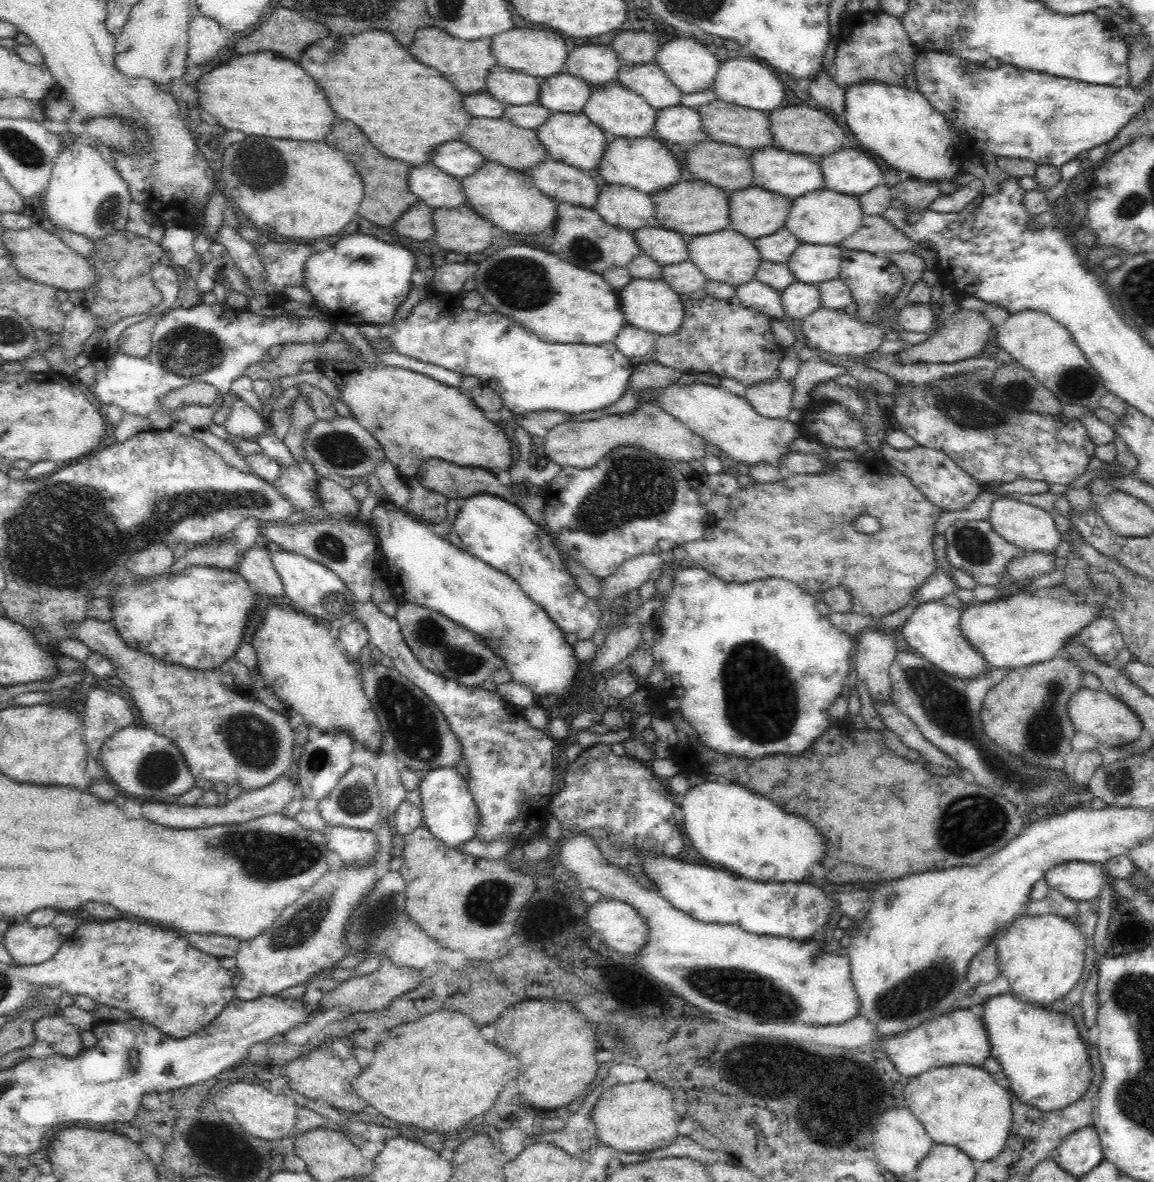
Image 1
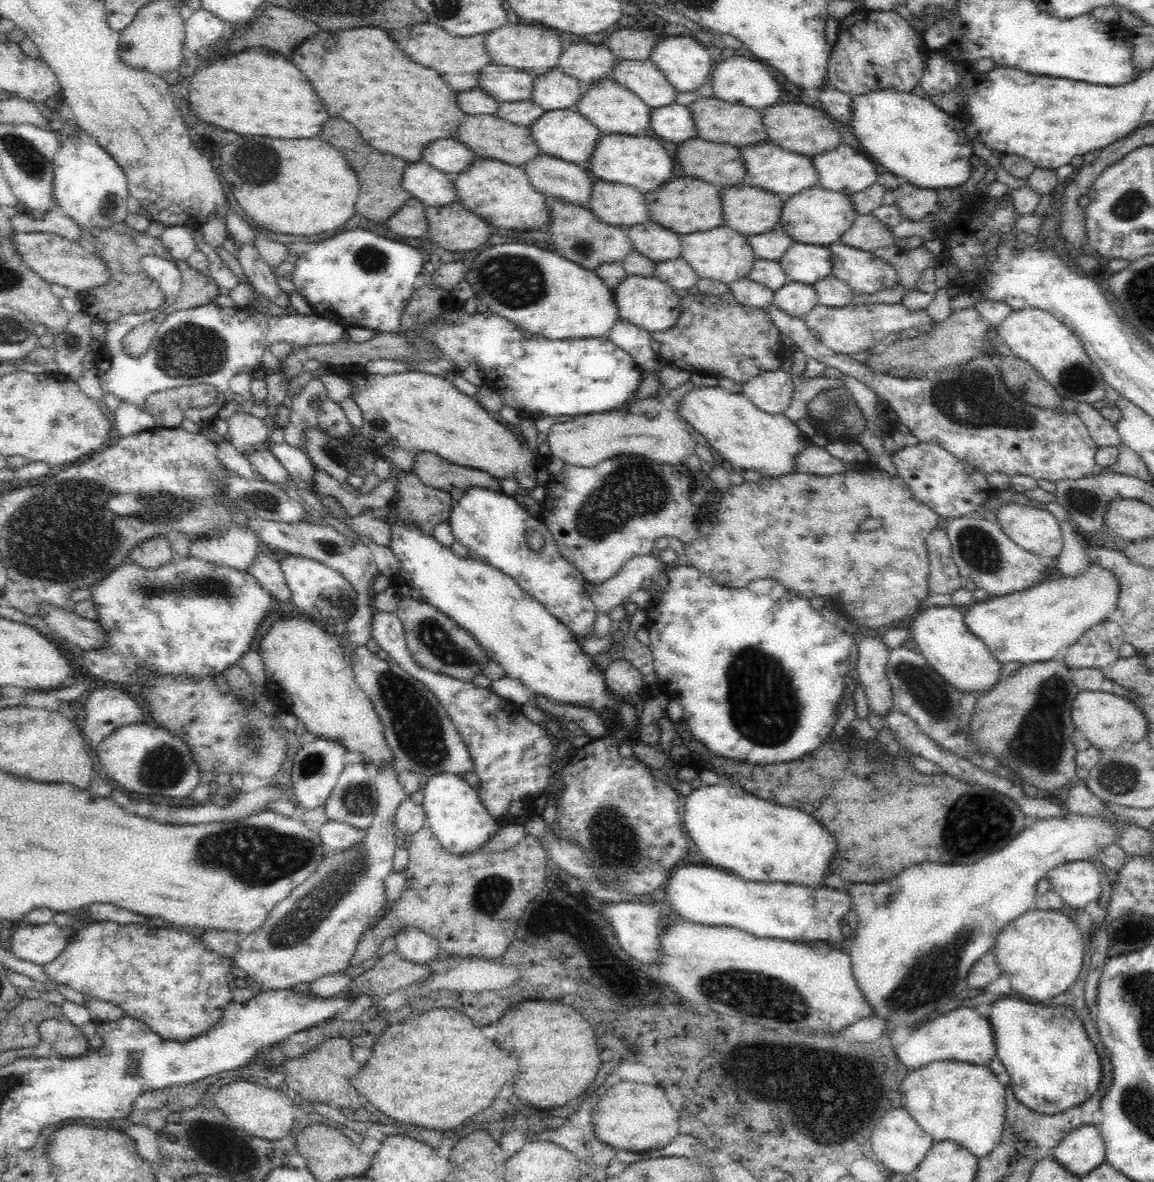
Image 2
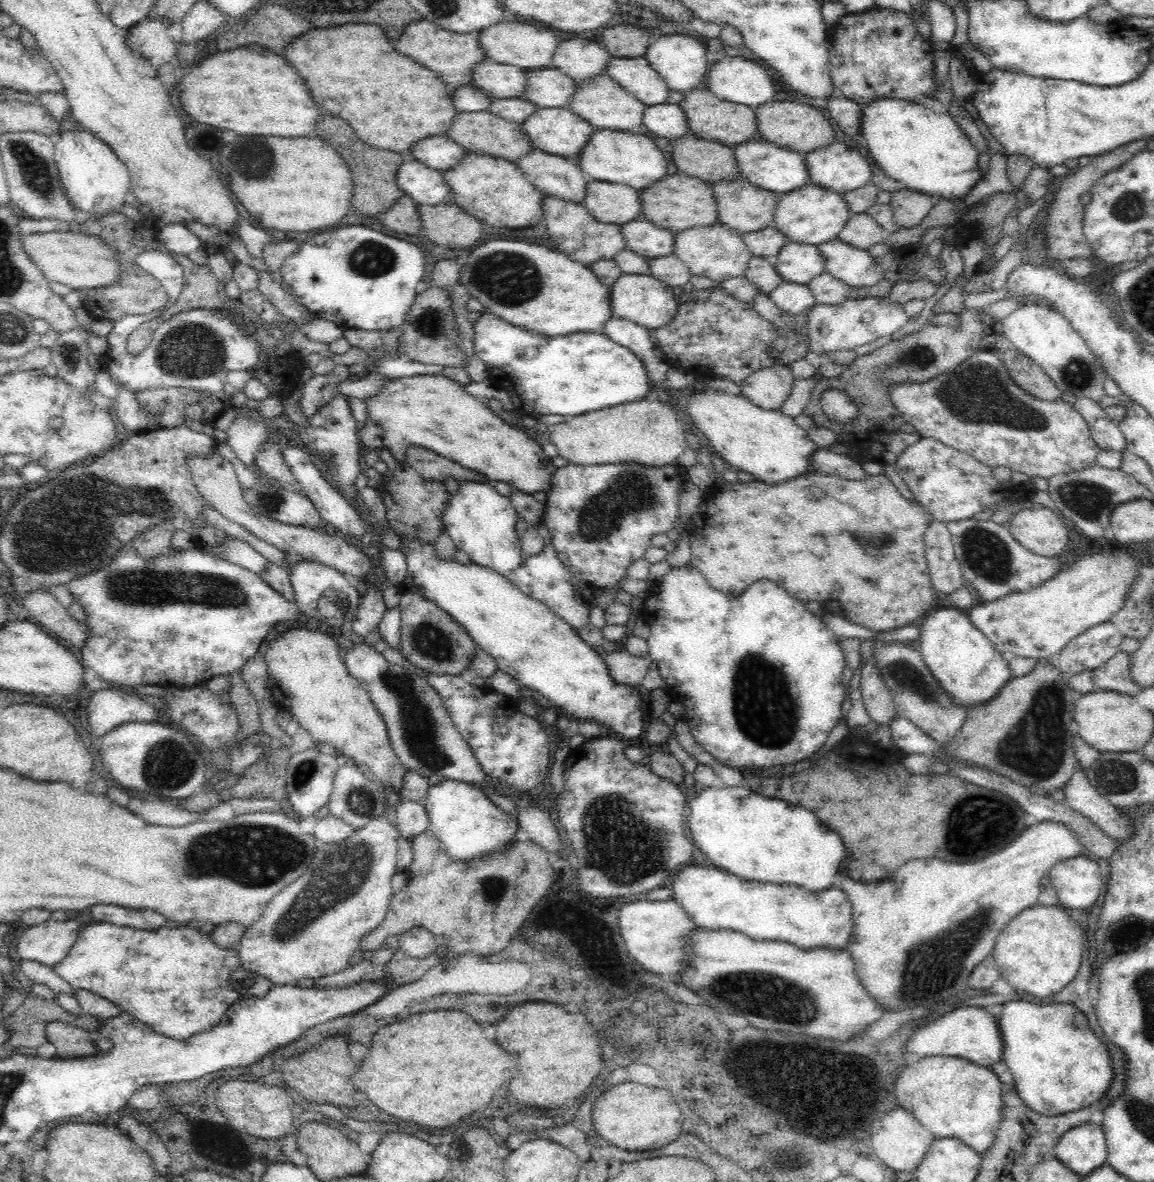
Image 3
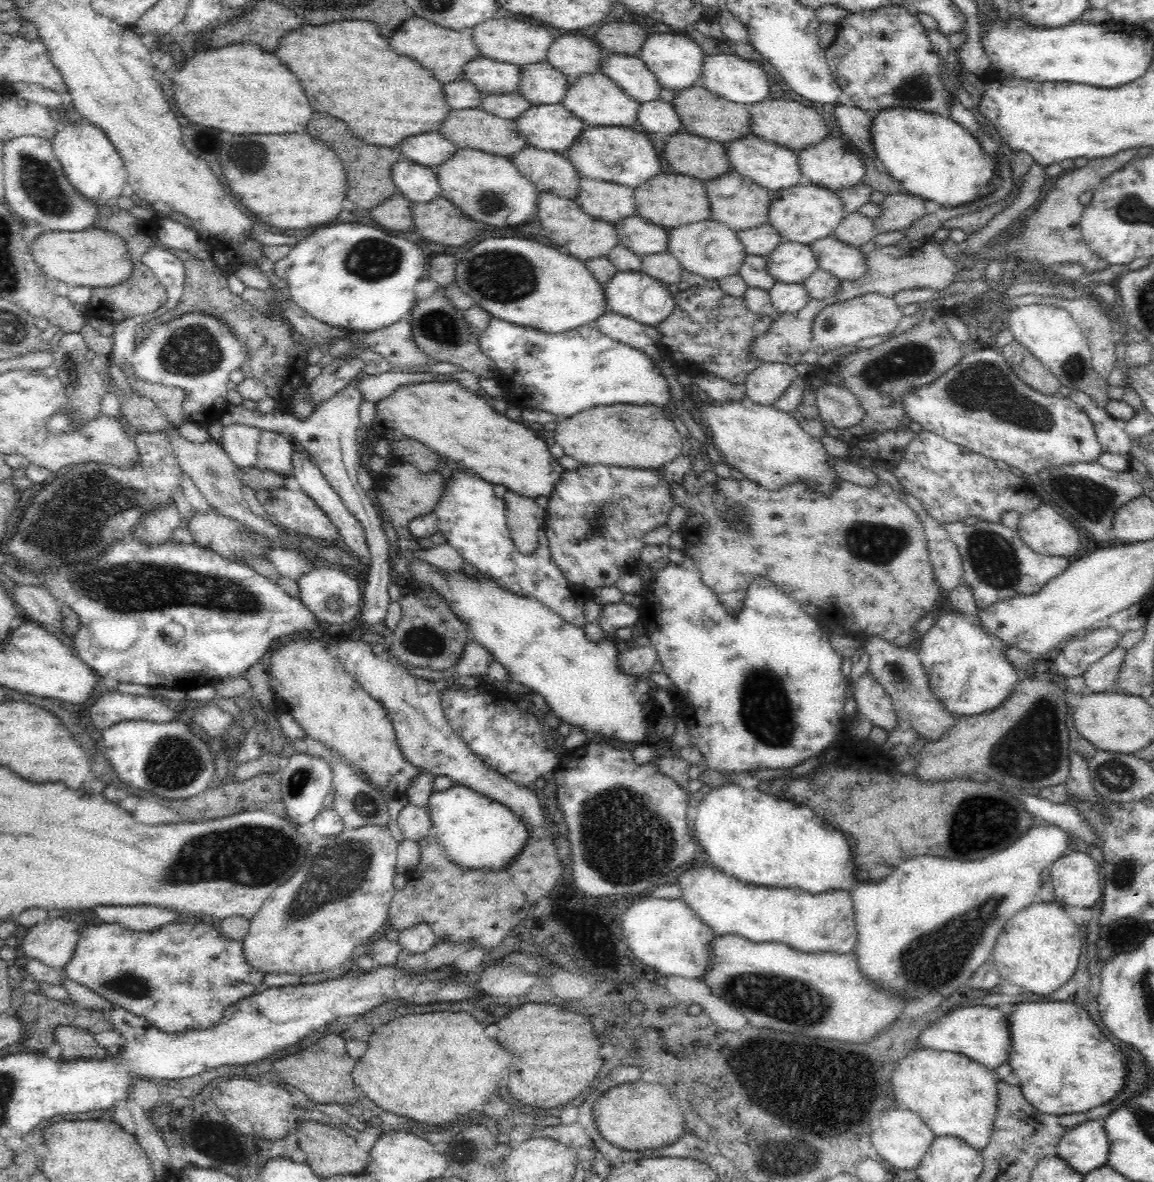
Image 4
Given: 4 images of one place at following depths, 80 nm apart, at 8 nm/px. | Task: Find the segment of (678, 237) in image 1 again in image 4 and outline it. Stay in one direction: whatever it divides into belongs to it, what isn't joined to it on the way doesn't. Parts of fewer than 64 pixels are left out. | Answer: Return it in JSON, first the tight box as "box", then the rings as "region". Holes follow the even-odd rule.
{"box":[613,214,669,257],"region":[[[636,214],[613,223],[619,234],[620,244],[640,257],[663,253],[668,250],[669,229]]]}

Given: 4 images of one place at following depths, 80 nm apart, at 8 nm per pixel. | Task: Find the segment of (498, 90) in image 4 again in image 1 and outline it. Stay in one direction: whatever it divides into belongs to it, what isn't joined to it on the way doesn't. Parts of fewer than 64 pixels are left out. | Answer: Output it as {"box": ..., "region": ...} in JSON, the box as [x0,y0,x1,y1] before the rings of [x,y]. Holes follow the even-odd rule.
{"box":[487,65,540,106],"region":[[[496,65],[490,69],[487,92],[504,106],[536,104],[539,99],[540,79]]]}

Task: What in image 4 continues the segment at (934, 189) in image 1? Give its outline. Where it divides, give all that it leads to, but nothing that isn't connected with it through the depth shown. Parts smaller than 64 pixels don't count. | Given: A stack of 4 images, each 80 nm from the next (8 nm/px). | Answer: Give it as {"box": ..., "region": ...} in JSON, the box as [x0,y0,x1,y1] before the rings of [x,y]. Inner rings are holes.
{"box":[873,192,927,233],"region":[[[908,192],[886,195],[881,215],[873,220],[874,228],[878,233],[905,231],[927,214],[925,201]]]}

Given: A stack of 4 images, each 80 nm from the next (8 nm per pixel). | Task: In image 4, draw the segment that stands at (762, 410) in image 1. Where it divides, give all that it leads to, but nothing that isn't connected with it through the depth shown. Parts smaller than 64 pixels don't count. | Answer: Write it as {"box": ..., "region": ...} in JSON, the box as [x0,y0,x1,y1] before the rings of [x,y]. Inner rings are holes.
{"box":[744,363,800,406],"region":[[[764,363],[748,374],[744,382],[744,394],[758,405],[770,406],[800,378],[795,365]]]}

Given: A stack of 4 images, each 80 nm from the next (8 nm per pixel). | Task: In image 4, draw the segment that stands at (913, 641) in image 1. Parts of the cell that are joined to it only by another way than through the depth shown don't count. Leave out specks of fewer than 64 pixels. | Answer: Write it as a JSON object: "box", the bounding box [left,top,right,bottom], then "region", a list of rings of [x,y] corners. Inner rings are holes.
{"box":[917,609,1018,715],"region":[[[954,609],[932,622],[921,638],[917,655],[927,671],[932,692],[950,712],[958,715],[994,710],[1018,682],[1017,669],[1004,657],[994,638]]]}

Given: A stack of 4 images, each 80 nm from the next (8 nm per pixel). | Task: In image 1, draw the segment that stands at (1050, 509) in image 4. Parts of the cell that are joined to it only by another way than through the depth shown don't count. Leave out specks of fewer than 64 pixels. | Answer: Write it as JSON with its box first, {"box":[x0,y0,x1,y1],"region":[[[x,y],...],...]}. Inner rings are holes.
{"box":[986,495,1060,552],"region":[[[1000,495],[992,500],[992,506],[986,521],[991,524],[996,534],[1010,541],[1023,550],[1041,550],[1042,552],[1055,552],[1060,544],[1060,534],[1054,525],[1052,516],[1041,507],[1024,503],[1011,495]]]}

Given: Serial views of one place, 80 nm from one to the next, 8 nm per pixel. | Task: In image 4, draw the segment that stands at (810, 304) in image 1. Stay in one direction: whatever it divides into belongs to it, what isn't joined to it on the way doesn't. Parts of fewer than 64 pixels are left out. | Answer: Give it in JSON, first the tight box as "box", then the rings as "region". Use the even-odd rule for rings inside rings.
{"box":[769,281,811,314],"region":[[[780,281],[769,290],[769,295],[772,305],[779,314],[796,314],[803,310],[811,299],[803,284],[786,284]]]}

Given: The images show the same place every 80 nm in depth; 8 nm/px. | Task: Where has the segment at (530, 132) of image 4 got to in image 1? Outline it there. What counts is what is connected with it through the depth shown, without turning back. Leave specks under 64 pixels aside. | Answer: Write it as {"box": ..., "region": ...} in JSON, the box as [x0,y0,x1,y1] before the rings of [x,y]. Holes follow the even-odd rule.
{"box":[536,113,608,172],"region":[[[552,113],[536,132],[541,145],[546,149],[548,158],[584,172],[597,168],[608,144],[604,131],[584,113]]]}

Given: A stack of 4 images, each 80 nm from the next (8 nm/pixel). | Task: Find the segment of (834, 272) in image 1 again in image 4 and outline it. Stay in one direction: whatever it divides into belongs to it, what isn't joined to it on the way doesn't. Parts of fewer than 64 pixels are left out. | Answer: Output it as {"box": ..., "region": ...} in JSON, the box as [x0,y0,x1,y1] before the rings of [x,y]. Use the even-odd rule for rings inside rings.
{"box":[766,240,820,284],"region":[[[782,240],[766,257],[768,272],[786,284],[803,284],[820,269],[815,252],[808,244]]]}

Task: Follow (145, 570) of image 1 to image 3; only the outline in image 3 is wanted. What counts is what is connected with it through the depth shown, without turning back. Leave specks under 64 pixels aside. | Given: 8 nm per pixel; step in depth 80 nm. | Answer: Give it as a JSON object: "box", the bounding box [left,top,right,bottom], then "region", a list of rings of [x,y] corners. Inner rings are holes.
{"box":[130,519,174,560],"region":[[[174,519],[164,521],[146,532],[139,534],[130,544],[140,557],[148,560],[167,555],[171,548],[171,538],[174,534]]]}

